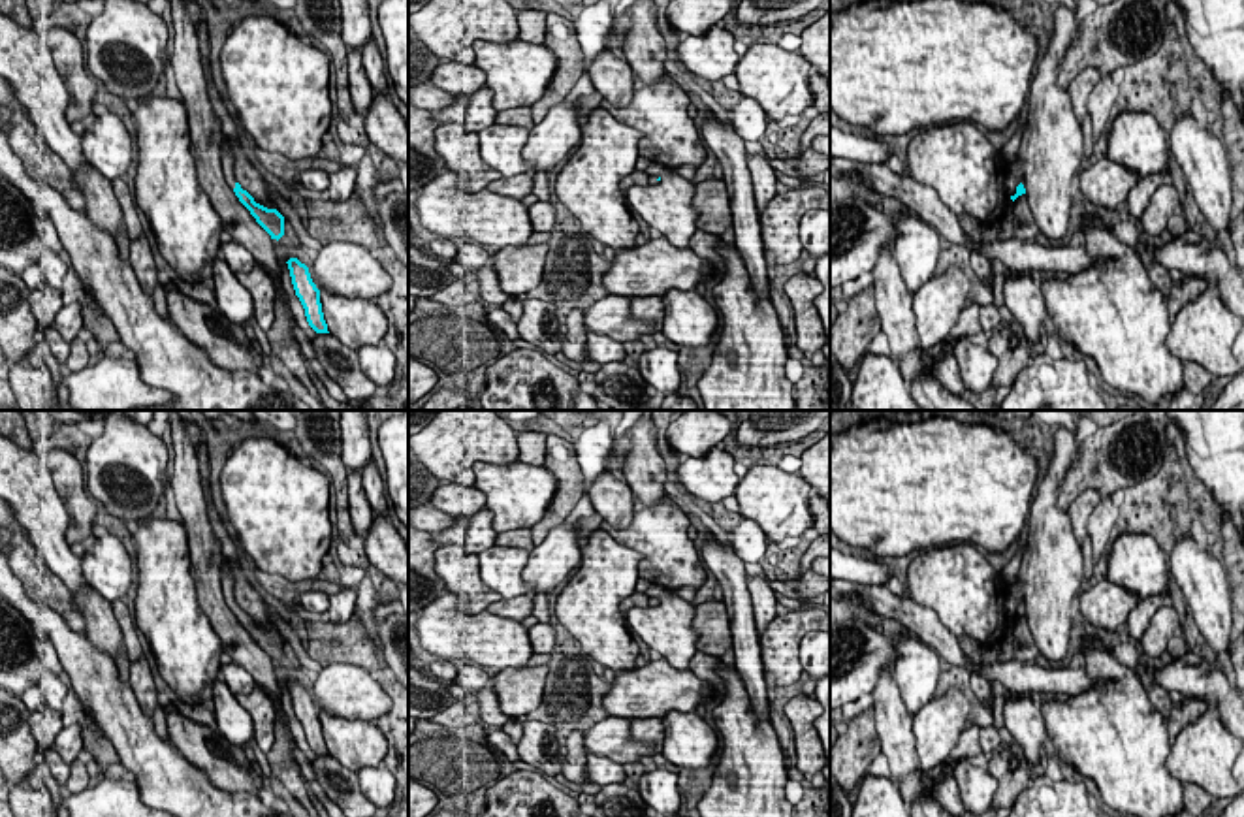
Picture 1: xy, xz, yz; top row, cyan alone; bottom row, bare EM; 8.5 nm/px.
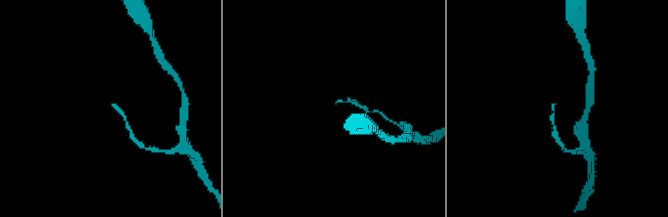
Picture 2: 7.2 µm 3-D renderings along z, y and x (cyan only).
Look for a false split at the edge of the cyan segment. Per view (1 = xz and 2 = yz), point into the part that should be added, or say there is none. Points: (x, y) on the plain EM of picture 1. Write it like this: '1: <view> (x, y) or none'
1: none
2: none

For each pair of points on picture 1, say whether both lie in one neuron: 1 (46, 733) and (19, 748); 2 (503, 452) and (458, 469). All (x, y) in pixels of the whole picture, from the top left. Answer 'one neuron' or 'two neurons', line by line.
1: two neurons
2: one neuron

